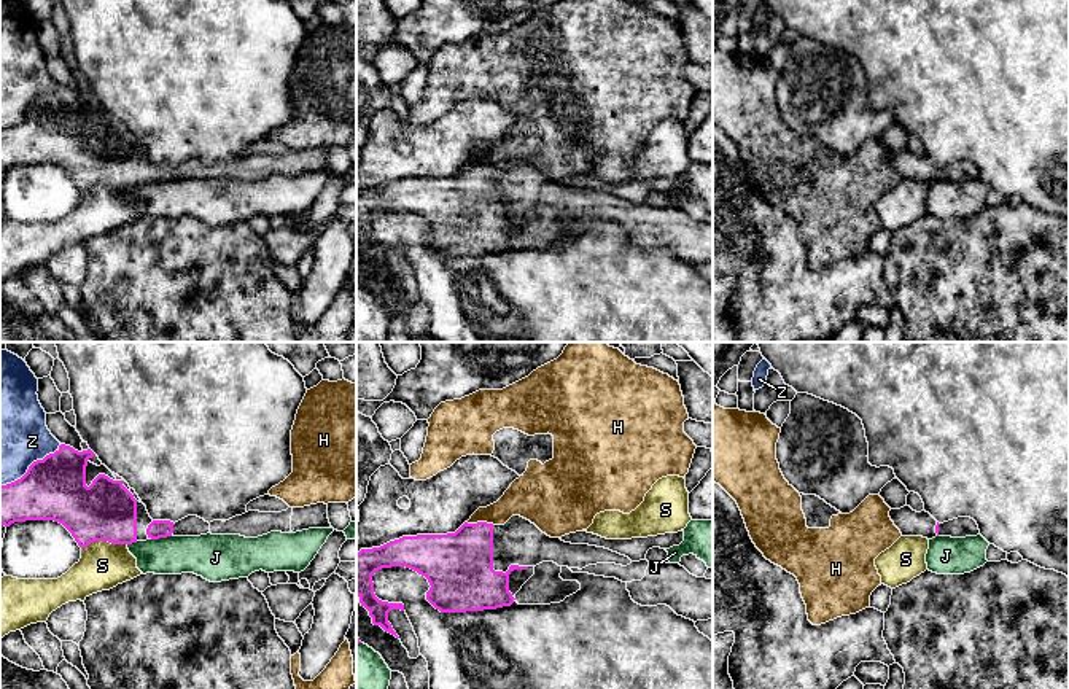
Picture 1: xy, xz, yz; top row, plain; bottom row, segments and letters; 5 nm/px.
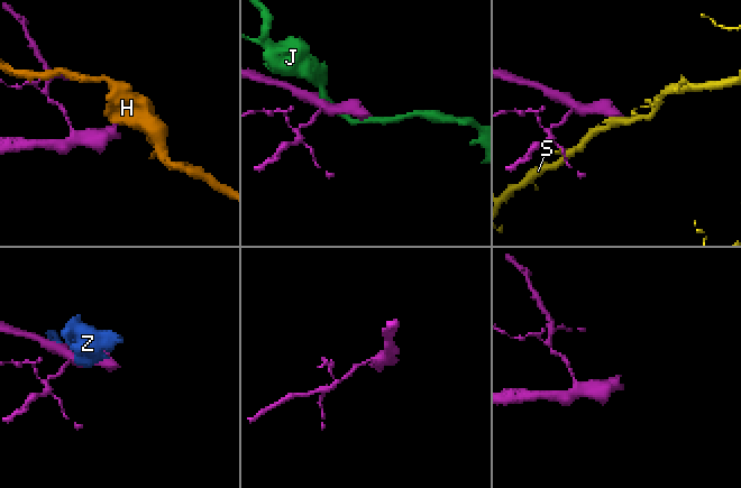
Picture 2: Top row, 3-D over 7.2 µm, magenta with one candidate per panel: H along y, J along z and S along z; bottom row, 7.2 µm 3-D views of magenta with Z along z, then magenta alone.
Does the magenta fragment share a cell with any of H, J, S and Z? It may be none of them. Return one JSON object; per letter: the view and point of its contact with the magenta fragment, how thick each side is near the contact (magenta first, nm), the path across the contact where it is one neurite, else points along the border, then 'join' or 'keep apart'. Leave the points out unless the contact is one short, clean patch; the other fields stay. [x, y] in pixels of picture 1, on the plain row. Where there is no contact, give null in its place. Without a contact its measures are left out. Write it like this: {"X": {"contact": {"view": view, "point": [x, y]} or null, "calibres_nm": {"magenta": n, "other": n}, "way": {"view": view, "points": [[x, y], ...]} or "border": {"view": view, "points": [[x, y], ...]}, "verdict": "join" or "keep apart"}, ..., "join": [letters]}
{"H": {"contact": {"view": "xz", "point": [481, 166]}, "calibres_nm": {"magenta": 340, "other": 180}, "border": {"view": "xz", "points": [[466, 166], [493, 167]]}, "verdict": "keep apart"}, "J": {"contact": {"view": "xy", "point": [161, 180]}, "calibres_nm": {"magenta": 100, "other": 220}, "verdict": "keep apart"}, "S": {"contact": {"view": "xy", "point": [104, 183]}, "calibres_nm": {"magenta": 300, "other": 240}, "border": {"view": "xy", "points": [[126, 186], [91, 185], [81, 191]]}, "verdict": "keep apart"}, "Z": {"contact": {"view": "xy", "point": [29, 110]}, "calibres_nm": {"magenta": 320, "other": 460}, "verdict": "keep apart"}, "join": []}

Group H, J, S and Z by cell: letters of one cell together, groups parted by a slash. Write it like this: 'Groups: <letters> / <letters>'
Groups: H / J / S / Z

